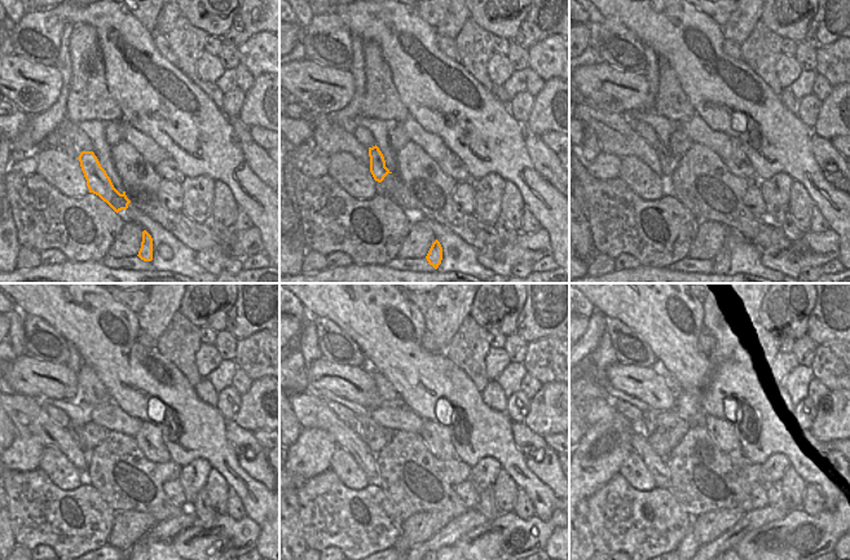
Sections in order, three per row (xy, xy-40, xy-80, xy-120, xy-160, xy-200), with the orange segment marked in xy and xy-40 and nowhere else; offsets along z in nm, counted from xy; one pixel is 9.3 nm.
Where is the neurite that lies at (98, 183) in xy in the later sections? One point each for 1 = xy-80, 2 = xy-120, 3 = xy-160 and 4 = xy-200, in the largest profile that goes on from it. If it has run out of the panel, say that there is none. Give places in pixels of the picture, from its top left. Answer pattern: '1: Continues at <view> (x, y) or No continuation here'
1: Continues at xy-80 (668, 161)
2: Continues at xy-120 (75, 431)
3: Continues at xy-160 (362, 422)
4: Continues at xy-200 (648, 424).

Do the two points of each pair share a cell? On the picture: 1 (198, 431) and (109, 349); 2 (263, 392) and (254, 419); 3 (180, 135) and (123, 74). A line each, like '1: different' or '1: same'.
1: same
2: same
3: same

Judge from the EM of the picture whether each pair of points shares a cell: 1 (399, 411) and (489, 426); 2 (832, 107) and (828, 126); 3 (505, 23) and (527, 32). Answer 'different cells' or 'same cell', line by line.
1: different cells
2: same cell
3: different cells

